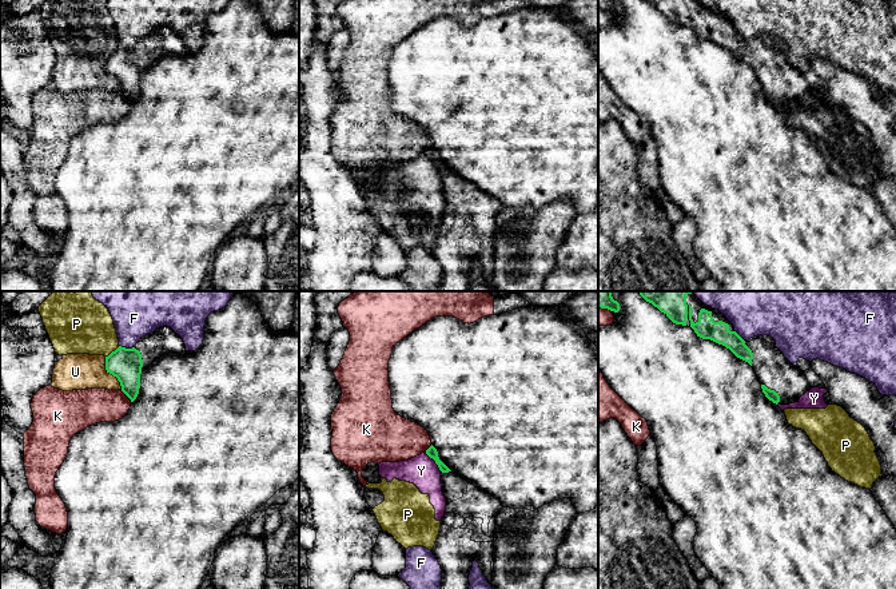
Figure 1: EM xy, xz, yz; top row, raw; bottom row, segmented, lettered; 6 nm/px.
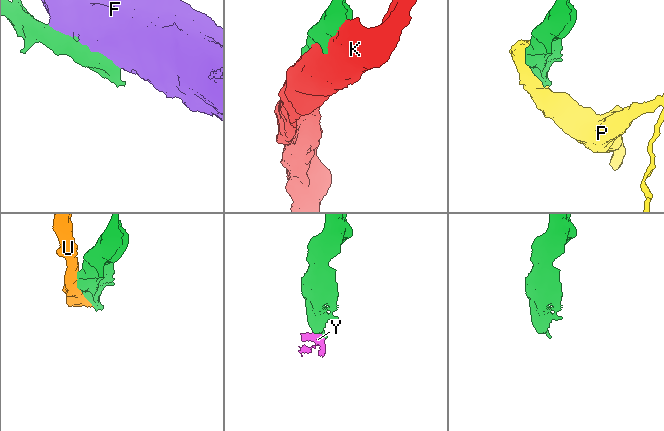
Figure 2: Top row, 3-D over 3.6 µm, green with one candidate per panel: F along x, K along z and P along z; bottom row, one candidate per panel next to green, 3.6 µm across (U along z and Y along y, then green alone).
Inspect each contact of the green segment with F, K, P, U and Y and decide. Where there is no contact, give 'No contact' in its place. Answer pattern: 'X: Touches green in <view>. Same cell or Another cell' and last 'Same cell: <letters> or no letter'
F: Touches green in xy. Another cell
K: Touches green in xy. Another cell
P: Touches green in xy. Another cell
U: Touches green in xy. Another cell
Y: Touches green in xz. Another cell
Same cell: no letter

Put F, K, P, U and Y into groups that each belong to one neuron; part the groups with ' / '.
F / K / P U Y

